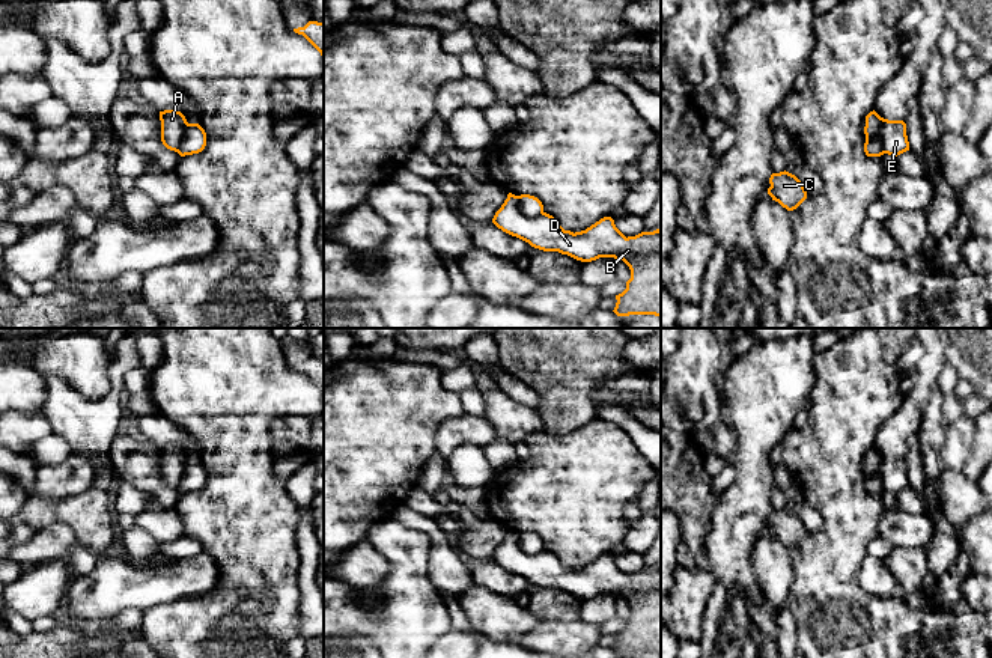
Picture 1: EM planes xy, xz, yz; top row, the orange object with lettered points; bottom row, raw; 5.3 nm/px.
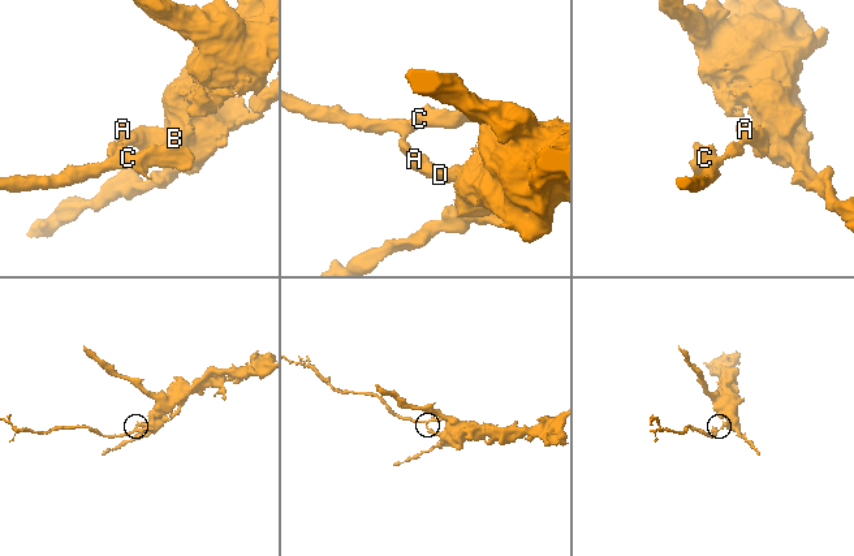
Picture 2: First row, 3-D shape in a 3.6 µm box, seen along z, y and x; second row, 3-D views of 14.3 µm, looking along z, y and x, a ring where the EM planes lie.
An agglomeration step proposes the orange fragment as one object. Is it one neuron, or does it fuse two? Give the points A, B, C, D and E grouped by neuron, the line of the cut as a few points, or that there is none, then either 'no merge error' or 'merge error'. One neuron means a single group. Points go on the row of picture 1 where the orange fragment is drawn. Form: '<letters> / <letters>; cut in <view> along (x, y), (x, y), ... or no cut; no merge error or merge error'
A B D E / C; cut in xz along (515, 196), (517, 207), (524, 214), (539, 216), (544, 213); merge error

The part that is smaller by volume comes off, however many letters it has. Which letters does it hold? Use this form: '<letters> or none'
C

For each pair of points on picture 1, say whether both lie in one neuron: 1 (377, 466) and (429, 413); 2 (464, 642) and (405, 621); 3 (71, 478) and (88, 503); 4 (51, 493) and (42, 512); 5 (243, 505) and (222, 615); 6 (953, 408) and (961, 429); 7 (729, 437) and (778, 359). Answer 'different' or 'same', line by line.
1: same
2: different
3: different
4: same
5: same
6: different
7: different

